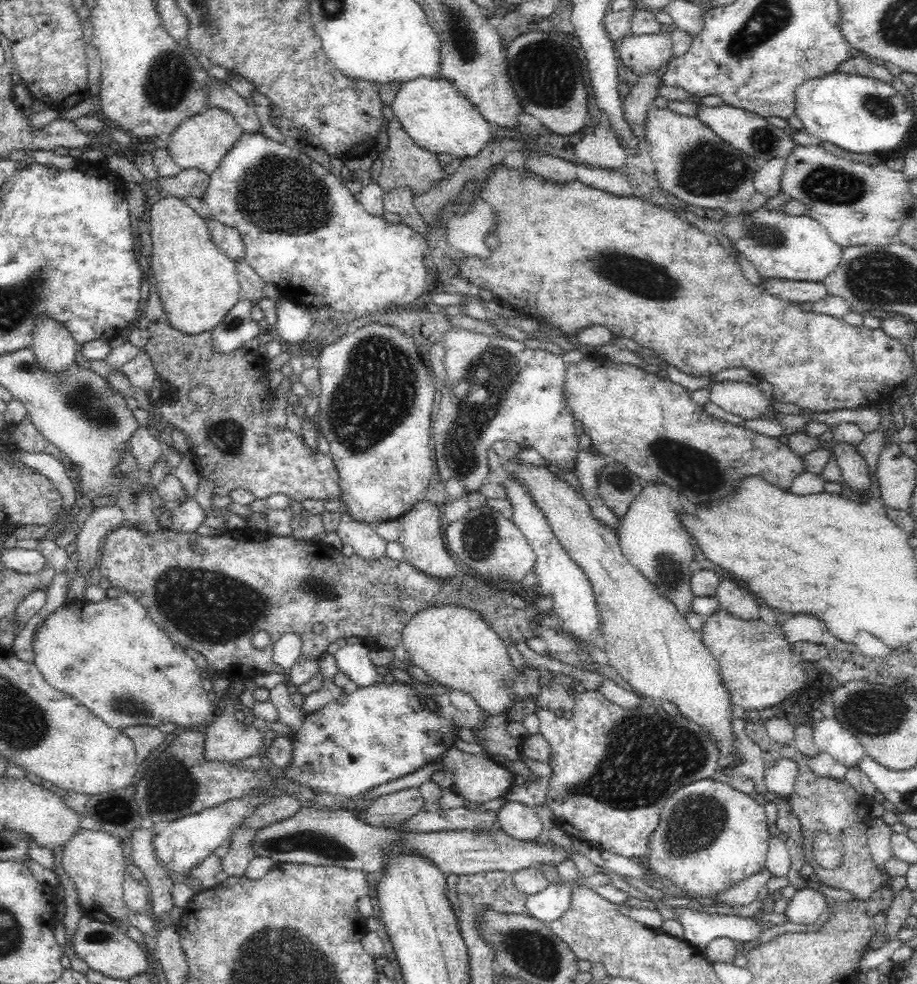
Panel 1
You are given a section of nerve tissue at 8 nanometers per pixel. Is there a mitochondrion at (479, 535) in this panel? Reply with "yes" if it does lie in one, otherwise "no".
yes

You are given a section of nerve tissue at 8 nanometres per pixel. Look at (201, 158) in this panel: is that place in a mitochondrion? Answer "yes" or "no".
no

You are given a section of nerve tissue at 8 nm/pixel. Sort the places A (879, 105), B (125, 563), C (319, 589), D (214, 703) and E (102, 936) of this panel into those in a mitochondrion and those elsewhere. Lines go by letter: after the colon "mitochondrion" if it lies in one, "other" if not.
A: mitochondrion
B: other
C: mitochondrion
D: other
E: mitochondrion

